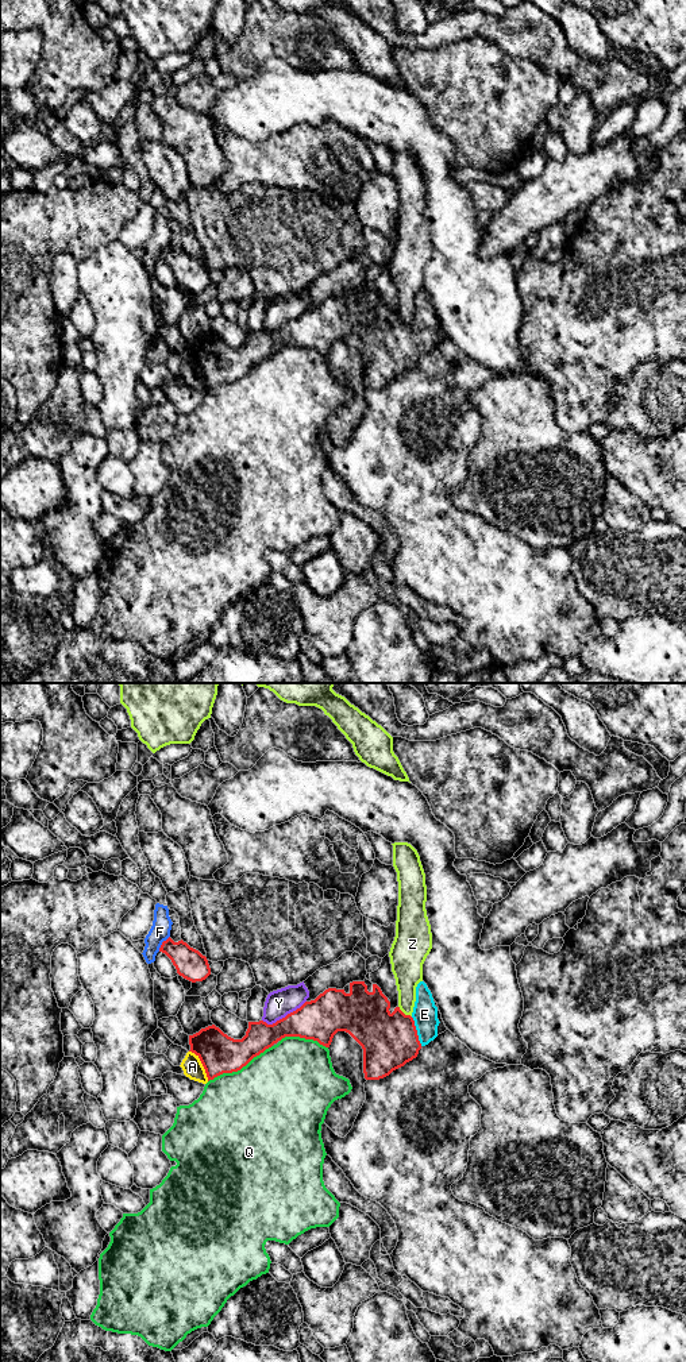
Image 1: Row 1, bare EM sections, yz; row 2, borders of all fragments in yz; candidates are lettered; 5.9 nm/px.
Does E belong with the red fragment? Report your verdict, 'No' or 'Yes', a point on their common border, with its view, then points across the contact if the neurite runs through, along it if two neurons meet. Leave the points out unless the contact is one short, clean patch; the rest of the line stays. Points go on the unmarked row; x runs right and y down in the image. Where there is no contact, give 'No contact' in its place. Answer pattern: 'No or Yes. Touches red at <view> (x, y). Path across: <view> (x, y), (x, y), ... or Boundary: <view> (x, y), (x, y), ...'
Yes. Touches red at yz (416, 340). Path across: yz (389, 350), (416, 340), (424, 331), (424, 323)

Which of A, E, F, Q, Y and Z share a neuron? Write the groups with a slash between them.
A / E / F / Q / Y / Z

